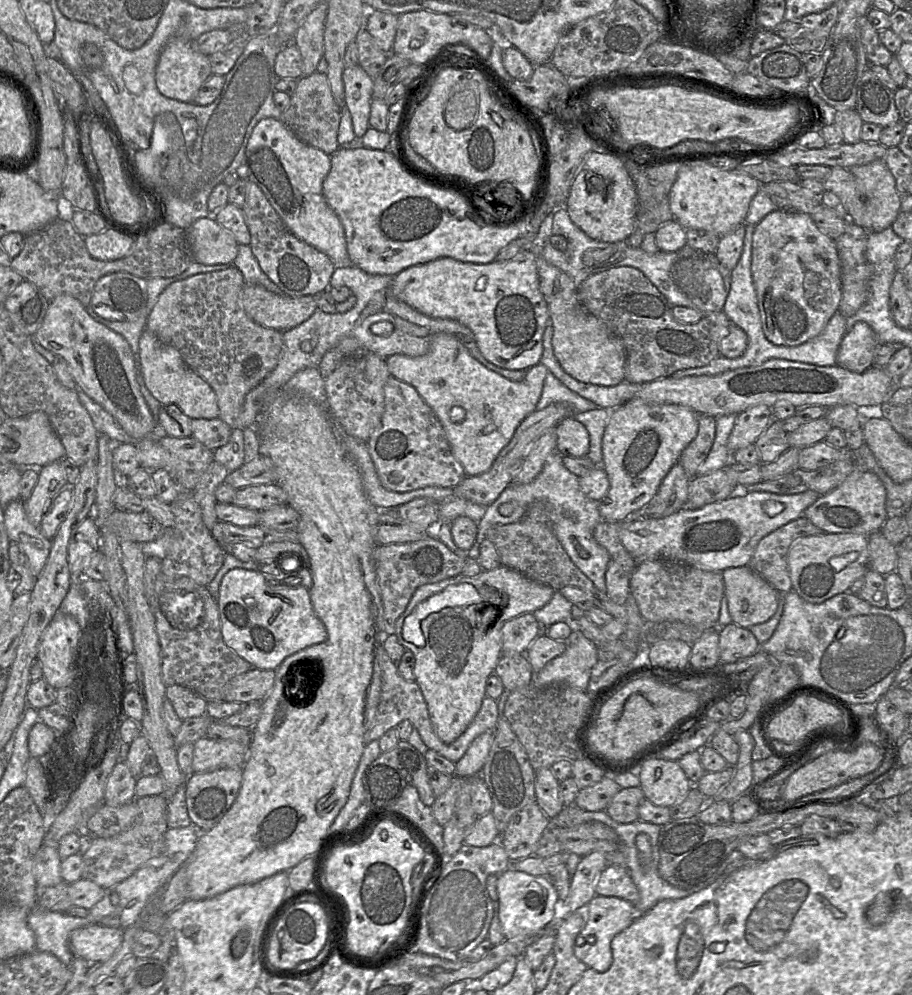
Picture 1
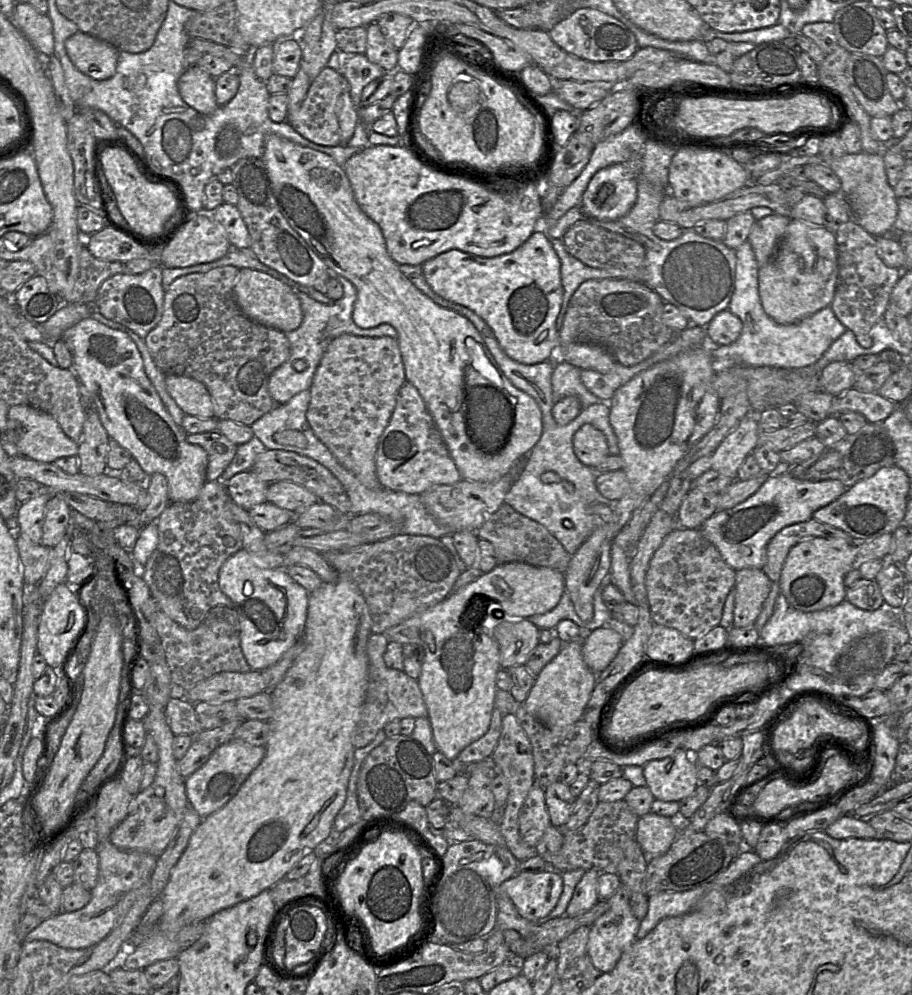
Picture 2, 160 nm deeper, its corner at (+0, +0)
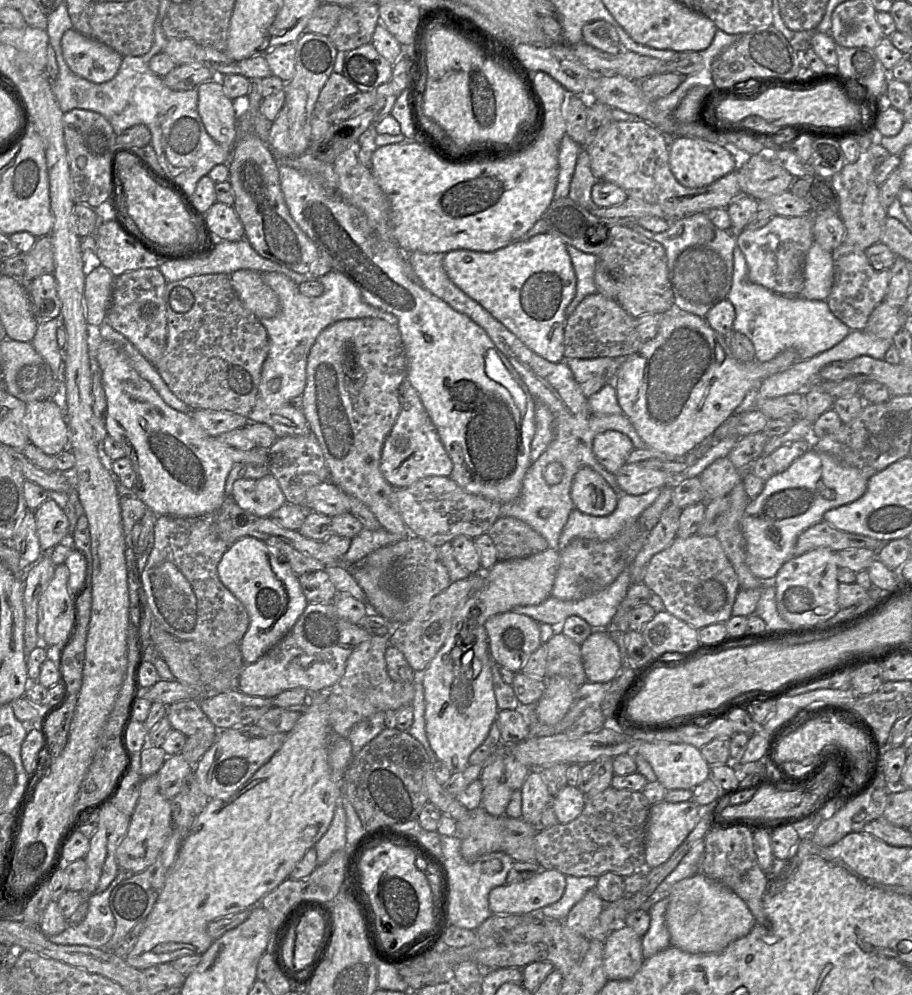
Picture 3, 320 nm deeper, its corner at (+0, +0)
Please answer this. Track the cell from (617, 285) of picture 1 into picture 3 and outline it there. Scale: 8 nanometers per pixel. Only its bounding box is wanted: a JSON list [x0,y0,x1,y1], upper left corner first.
[564,292,645,361]

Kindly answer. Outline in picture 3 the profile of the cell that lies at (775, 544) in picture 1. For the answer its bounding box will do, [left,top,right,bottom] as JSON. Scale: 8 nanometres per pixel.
[793,521,885,557]

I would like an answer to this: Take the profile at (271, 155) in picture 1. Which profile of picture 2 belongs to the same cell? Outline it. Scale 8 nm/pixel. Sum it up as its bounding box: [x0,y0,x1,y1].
[262,135,542,482]

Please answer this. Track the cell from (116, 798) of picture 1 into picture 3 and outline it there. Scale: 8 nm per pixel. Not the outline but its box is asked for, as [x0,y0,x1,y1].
[82,803,130,896]

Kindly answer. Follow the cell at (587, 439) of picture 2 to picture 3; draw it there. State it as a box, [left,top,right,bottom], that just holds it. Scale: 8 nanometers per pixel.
[592,430,633,474]

